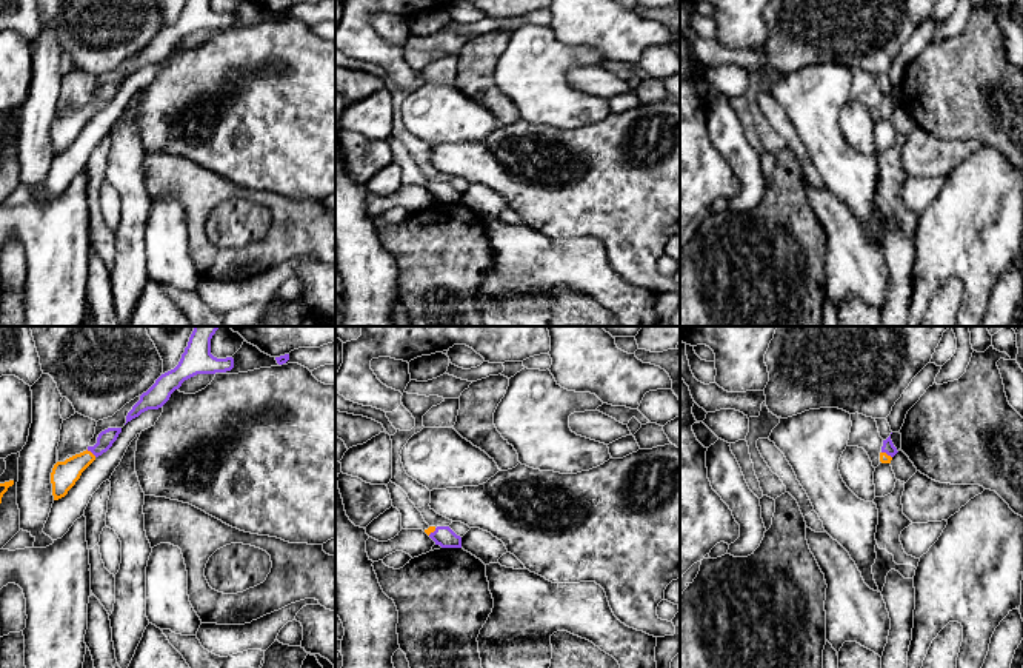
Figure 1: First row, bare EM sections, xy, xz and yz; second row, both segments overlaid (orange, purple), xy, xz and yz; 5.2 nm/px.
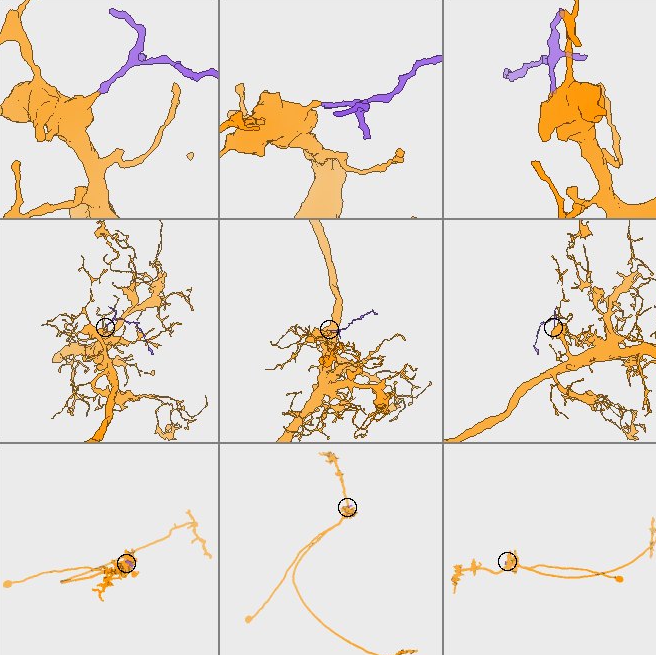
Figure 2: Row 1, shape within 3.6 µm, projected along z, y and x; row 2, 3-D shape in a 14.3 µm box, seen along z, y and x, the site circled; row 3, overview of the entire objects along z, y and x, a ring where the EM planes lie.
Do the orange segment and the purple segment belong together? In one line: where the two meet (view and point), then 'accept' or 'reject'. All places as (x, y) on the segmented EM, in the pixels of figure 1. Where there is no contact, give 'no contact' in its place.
xy (89, 451) | accept

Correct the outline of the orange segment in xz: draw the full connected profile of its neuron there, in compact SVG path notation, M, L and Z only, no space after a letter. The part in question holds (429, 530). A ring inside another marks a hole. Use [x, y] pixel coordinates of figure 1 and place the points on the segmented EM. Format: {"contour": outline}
{"contour": "M429 526L425 533L442 548L462 548L462 537L449 526Z"}

